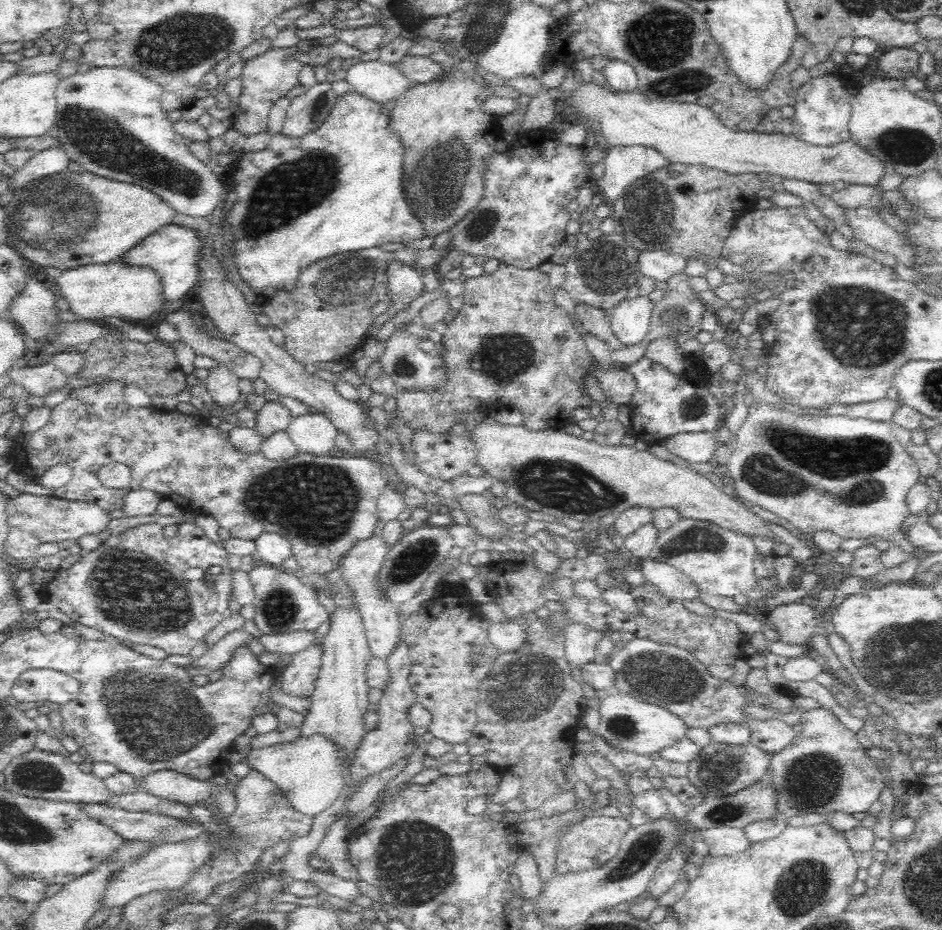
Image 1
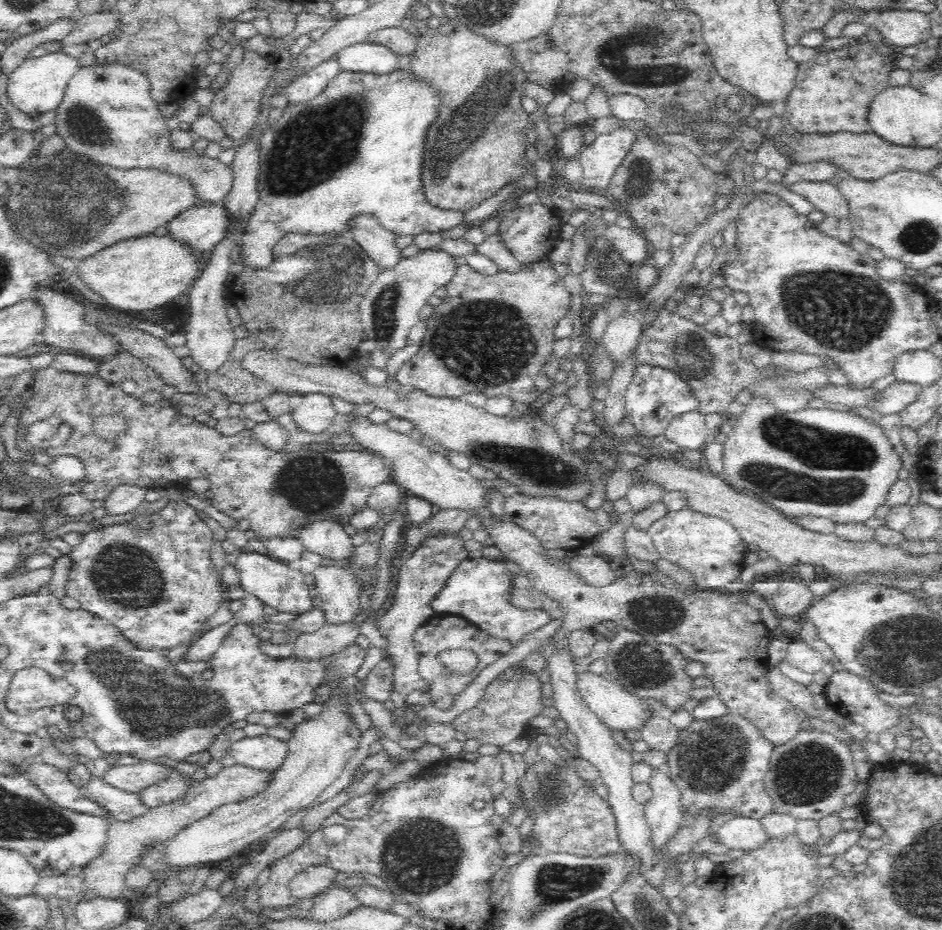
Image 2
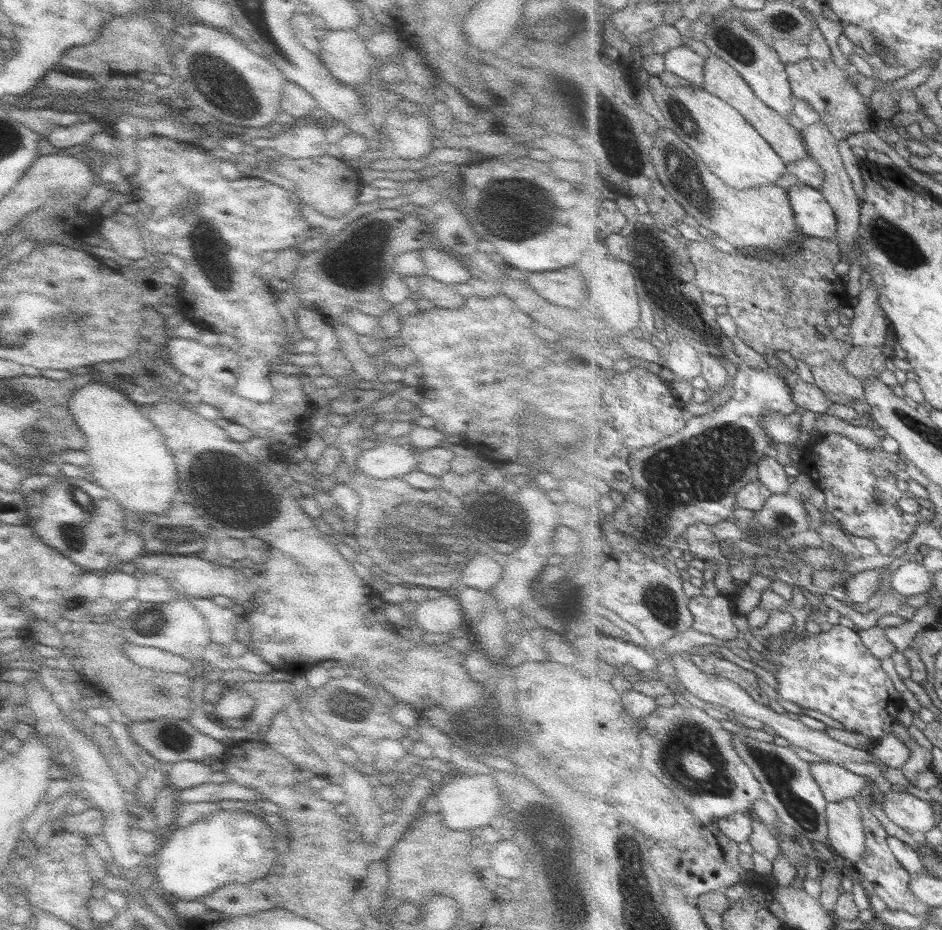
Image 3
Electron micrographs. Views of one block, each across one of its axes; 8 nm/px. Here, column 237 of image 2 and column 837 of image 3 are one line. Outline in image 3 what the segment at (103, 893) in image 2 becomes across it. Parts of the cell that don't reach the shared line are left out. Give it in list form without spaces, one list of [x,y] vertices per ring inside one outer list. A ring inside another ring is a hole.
[[[827,762],[813,763],[812,774],[829,802],[857,799],[870,782],[868,777],[854,774],[840,765]]]

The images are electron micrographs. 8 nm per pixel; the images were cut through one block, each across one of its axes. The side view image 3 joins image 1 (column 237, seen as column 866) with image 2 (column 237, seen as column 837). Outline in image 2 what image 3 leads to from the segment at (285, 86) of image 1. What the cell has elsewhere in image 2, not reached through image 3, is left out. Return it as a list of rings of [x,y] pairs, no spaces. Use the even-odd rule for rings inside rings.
[[[244,51],[243,60],[232,71],[228,84],[215,92],[211,105],[206,109],[209,110],[211,117],[222,125],[227,137],[236,141],[246,137],[253,130],[256,114],[260,108],[260,96],[268,84],[268,76],[274,68],[273,65],[267,56],[263,57],[256,51]]]

